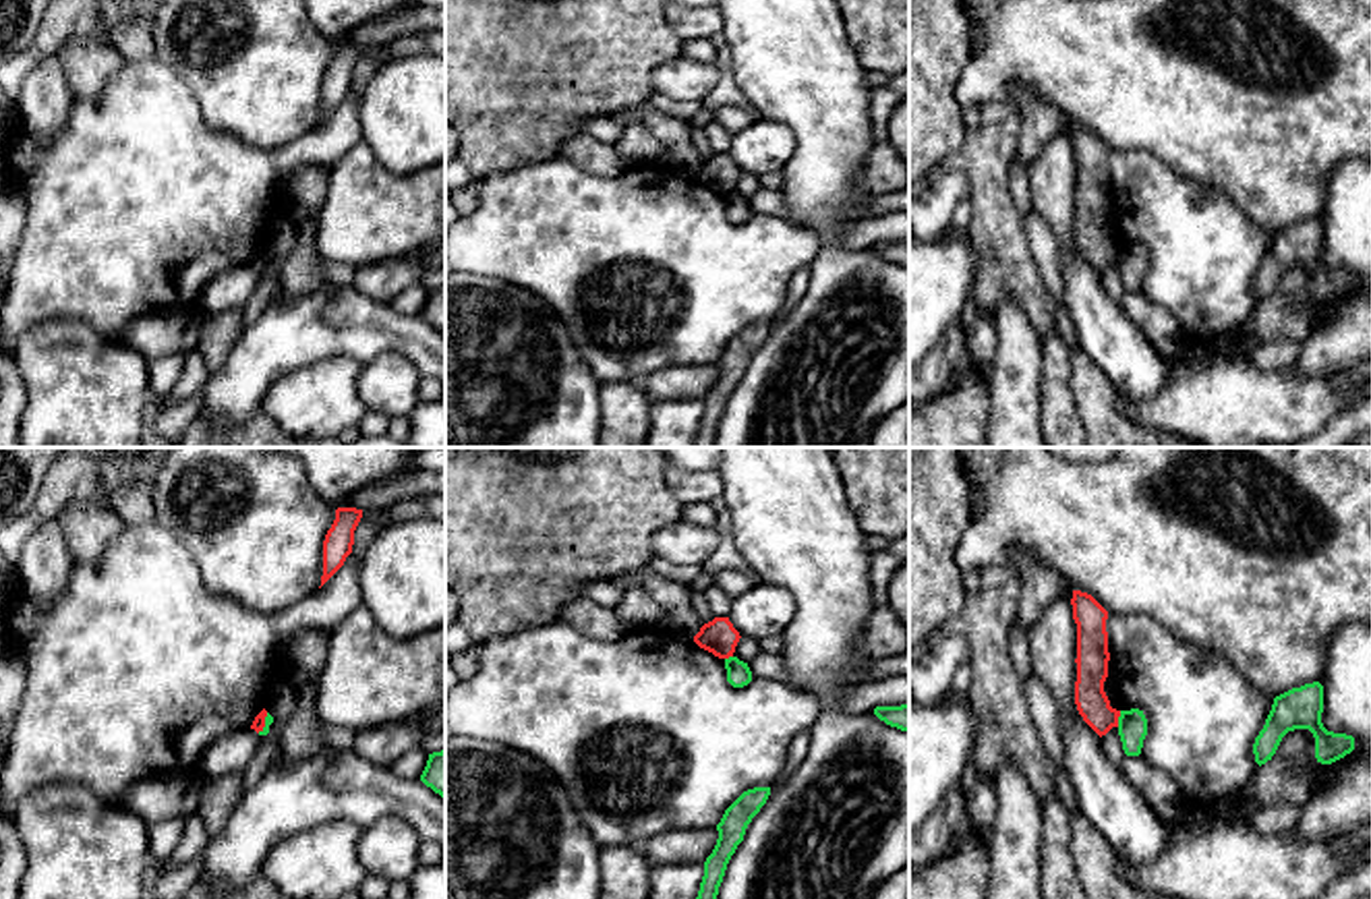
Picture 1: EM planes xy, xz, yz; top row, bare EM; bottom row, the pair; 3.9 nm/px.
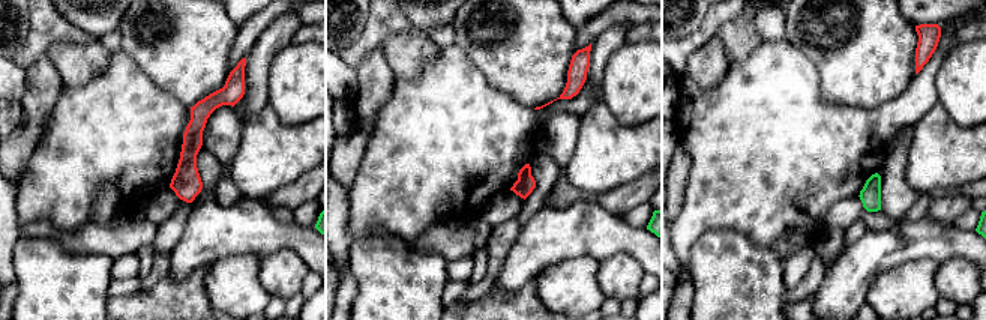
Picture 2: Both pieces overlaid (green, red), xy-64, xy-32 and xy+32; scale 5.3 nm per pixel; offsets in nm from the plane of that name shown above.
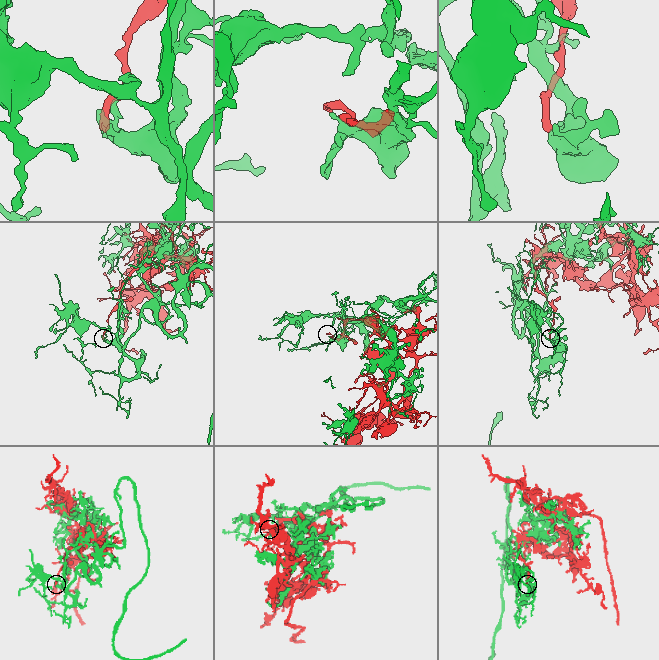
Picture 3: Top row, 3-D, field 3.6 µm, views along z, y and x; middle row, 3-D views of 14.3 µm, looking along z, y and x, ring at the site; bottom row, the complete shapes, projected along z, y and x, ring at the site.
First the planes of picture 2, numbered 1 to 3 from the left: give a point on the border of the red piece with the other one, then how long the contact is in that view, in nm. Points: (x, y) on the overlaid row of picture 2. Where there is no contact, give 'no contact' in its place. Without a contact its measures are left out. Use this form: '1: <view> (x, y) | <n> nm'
1: no contact
2: no contact
3: no contact

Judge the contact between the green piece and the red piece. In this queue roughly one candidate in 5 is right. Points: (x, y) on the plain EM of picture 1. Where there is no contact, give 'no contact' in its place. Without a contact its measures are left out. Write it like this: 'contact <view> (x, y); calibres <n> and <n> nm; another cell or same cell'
contact yz (1119, 255); calibres 110 and 130 nm; another cell

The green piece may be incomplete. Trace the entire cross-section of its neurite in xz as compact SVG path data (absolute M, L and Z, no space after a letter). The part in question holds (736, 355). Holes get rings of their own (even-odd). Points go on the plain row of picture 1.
M754 323L743 327L723 350L717 360L719 375L712 389L704 398L704 412L694 439L694 447L714 447L719 423L723 418L727 400L743 377L746 365L760 348L770 331L770 323Z

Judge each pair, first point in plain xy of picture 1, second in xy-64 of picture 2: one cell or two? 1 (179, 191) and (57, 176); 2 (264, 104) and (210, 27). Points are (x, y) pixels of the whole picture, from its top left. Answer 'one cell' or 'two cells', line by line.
1: one cell
2: one cell

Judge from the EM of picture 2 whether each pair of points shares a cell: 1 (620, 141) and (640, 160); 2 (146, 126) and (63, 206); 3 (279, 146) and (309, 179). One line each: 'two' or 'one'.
1: one
2: one
3: two

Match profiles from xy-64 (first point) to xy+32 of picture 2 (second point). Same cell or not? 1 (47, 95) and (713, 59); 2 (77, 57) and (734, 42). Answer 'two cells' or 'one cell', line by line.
1: one cell
2: one cell

